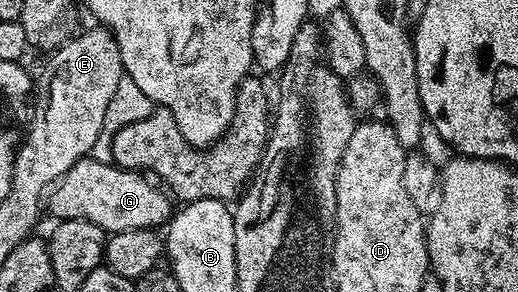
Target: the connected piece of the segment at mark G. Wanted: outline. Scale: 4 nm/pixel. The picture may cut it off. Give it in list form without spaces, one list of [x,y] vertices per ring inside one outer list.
[[[85,157],[69,169],[59,186],[47,196],[46,207],[52,210],[53,220],[85,219],[106,233],[113,233],[163,228],[174,214],[171,202],[169,192],[153,182],[145,172],[128,171],[113,162],[103,163]]]

